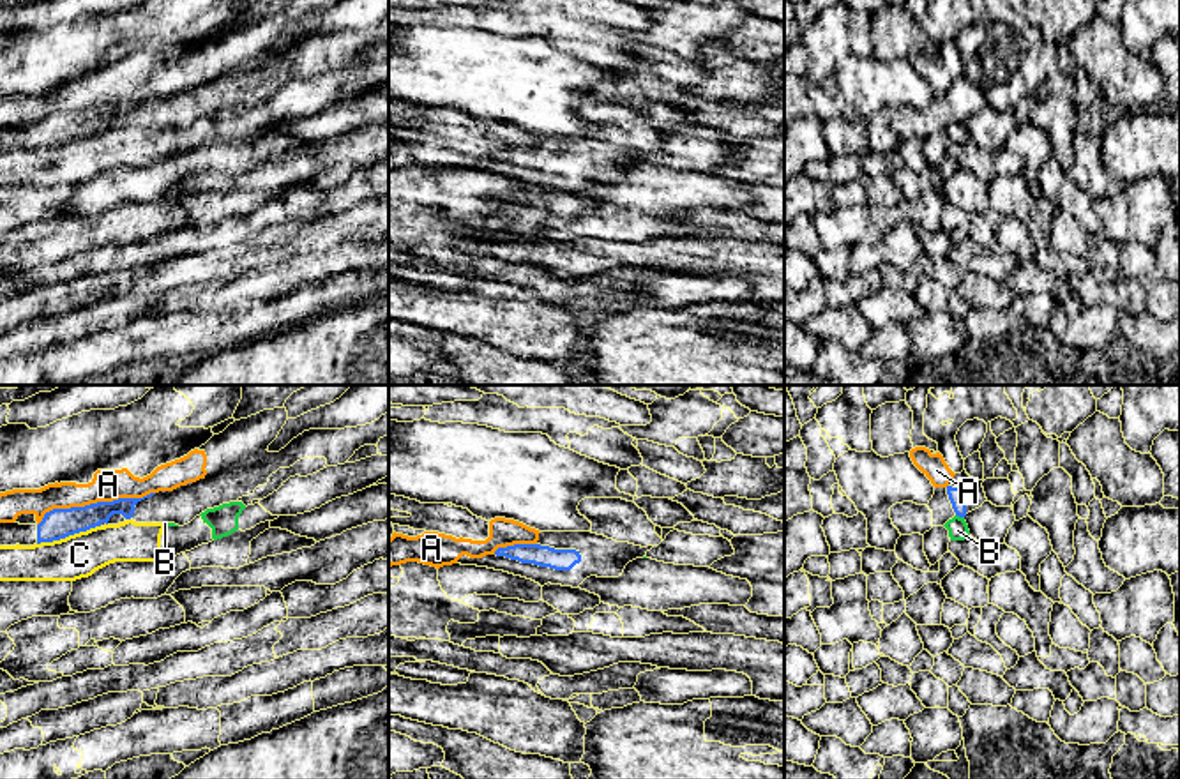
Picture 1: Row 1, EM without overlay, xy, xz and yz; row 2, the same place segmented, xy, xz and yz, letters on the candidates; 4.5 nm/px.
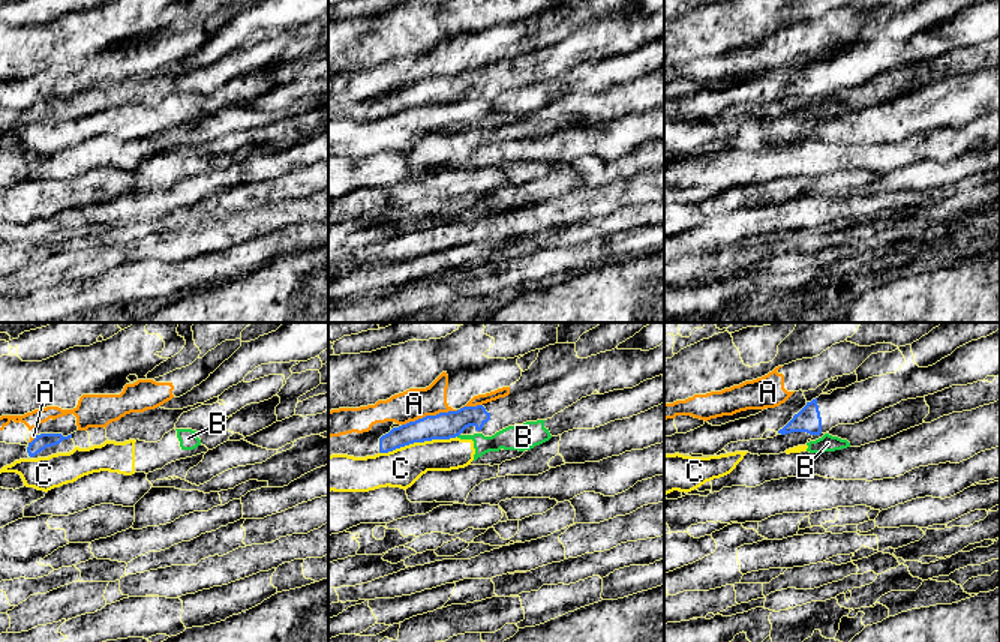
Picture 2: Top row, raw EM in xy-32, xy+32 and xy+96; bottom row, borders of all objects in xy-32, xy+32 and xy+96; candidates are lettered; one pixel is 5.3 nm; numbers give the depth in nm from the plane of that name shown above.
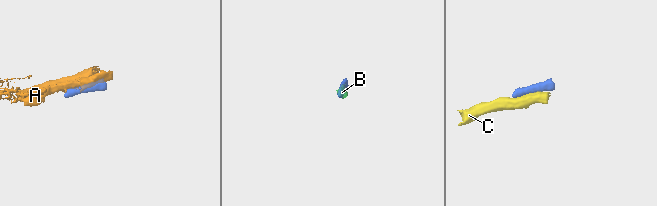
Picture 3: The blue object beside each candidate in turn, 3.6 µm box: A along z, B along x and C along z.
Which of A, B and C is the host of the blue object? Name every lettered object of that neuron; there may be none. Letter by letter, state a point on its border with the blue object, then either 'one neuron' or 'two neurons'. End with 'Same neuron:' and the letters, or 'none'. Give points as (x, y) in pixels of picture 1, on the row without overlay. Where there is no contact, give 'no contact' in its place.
A: meets blue in xy at (94, 108); two neurons
B: meets blue in yz at (960, 121); two neurons
C: meets blue in xy at (68, 140); two neurons
Same neuron: none

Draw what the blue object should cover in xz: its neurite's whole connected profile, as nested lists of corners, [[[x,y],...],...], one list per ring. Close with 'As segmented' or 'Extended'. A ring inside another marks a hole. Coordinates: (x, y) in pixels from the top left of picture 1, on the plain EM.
[[[585,102],[578,115],[592,127],[590,136],[541,136],[535,148],[498,152],[482,163],[463,159],[458,168],[503,175],[541,191],[578,193],[590,180],[622,180],[629,166],[662,147],[662,132],[634,106]]]. Extended

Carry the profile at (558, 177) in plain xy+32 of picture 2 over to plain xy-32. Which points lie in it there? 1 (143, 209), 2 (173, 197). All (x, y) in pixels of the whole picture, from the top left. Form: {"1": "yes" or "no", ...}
{"1": "yes", "2": "yes"}

